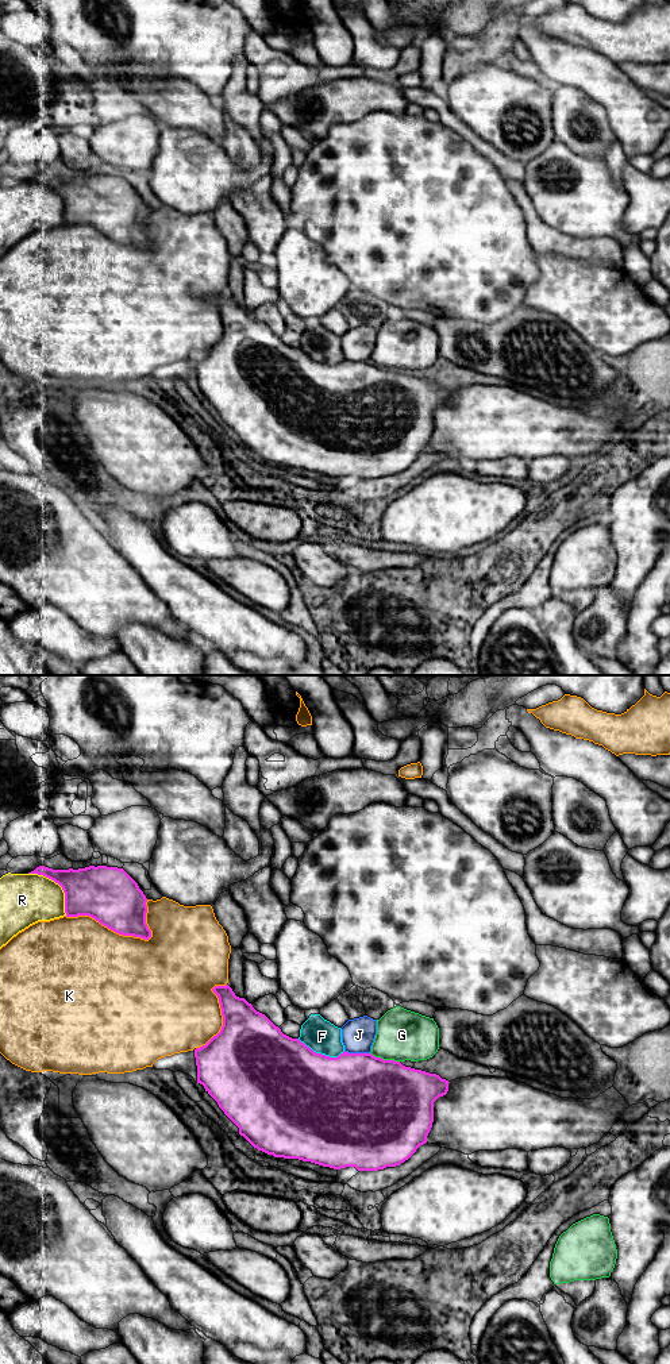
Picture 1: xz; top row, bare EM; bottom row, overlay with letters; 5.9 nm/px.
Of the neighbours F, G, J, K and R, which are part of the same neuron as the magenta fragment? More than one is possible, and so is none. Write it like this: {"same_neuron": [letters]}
{"same_neuron": []}

